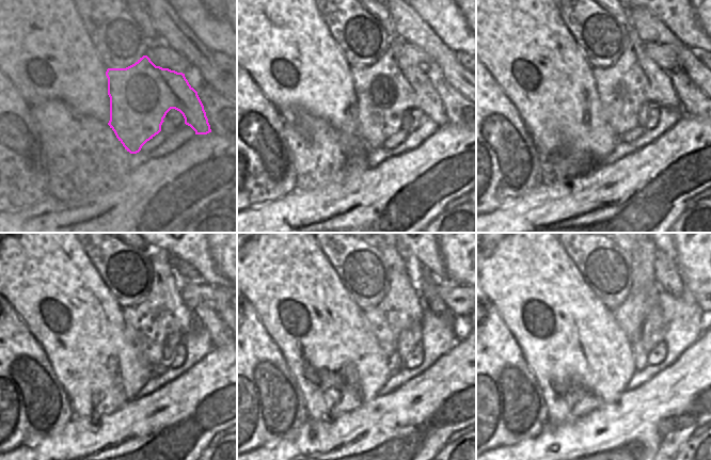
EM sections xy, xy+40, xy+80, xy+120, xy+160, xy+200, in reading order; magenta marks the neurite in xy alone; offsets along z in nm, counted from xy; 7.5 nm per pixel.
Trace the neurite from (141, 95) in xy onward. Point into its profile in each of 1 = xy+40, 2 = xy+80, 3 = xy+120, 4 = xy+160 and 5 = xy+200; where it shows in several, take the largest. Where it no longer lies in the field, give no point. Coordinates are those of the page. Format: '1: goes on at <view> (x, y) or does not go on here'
1: goes on at xy+40 (385, 90)
2: goes on at xy+80 (634, 79)
3: goes on at xy+120 (162, 313)
4: goes on at xy+160 (401, 306)
5: goes on at xy+200 (631, 315)

